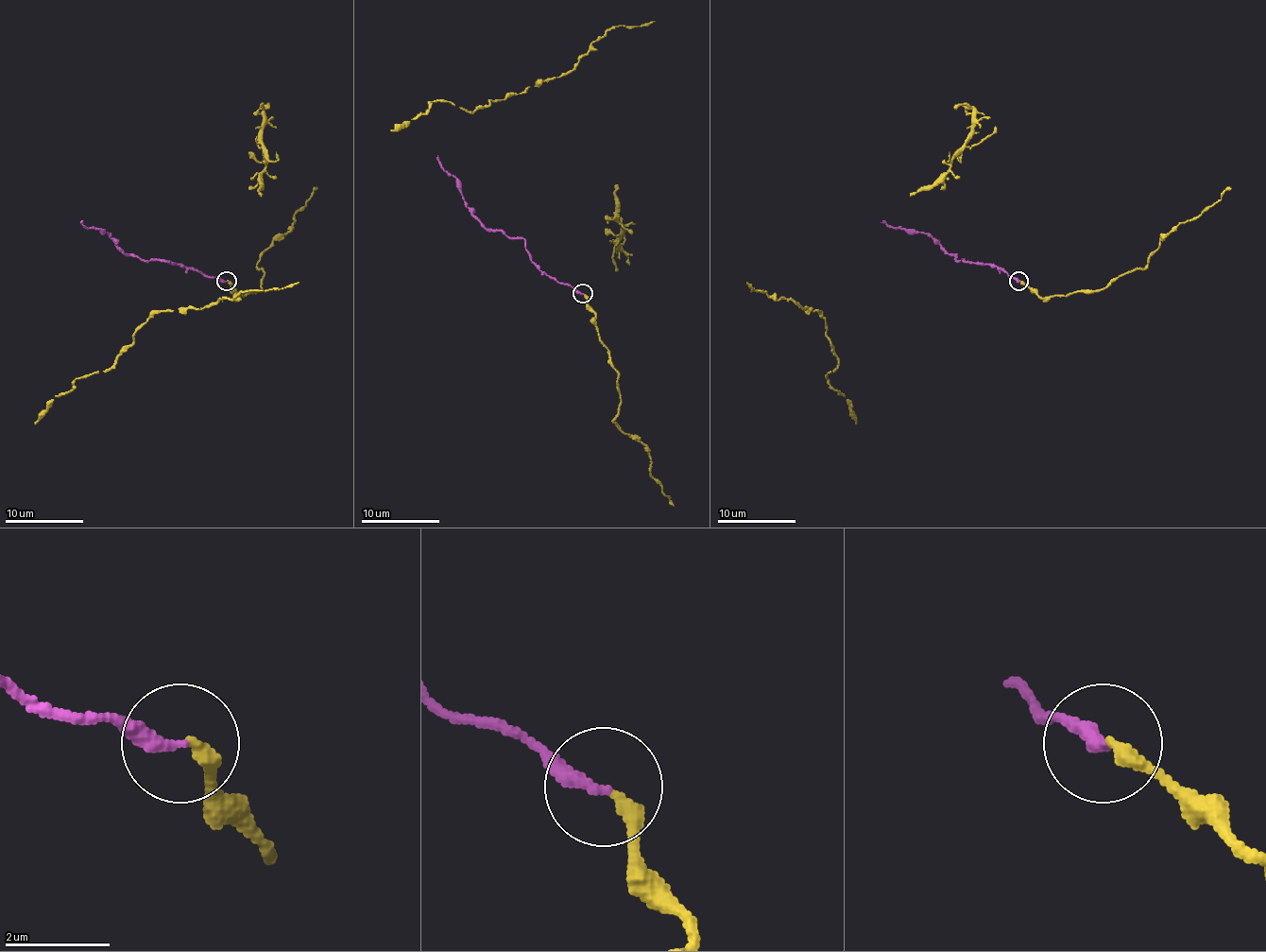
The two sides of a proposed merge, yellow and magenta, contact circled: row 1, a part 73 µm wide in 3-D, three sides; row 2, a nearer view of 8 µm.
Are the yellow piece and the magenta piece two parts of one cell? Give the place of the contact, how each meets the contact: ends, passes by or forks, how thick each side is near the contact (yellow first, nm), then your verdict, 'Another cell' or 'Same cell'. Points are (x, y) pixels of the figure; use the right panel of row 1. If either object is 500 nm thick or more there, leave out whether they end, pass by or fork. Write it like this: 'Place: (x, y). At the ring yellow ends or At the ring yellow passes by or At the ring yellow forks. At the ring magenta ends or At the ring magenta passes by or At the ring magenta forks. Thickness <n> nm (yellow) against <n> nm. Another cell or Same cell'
Place: (1018, 281). At the ring yellow ends. At the ring magenta ends. Thickness 280 nm (yellow) against 280 nm. Same cell

